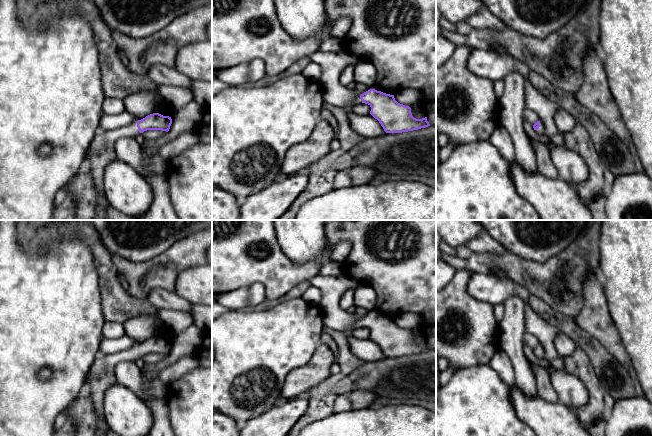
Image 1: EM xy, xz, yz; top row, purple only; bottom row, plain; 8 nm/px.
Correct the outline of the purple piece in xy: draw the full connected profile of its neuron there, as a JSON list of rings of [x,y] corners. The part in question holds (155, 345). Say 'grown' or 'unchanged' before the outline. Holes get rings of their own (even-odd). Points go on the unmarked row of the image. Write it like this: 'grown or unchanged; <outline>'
grown; [[[153,337],[127,350],[112,354],[99,354],[87,374],[86,381],[92,383],[104,374],[115,373],[116,366],[123,361],[136,361],[137,358],[147,354],[168,356],[171,348],[171,341]]]

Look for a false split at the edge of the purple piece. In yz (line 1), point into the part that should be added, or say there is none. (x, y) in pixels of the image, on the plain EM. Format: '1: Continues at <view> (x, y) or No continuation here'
1: Continues at yz (541, 353)

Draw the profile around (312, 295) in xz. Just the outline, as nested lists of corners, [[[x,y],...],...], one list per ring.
[[[310,286],[302,295],[301,297],[304,301],[314,304],[314,305],[319,305],[322,294],[320,290],[317,287]]]

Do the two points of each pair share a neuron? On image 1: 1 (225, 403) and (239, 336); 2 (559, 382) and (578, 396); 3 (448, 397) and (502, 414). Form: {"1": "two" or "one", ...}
{"1": "one", "2": "one", "3": "one"}

